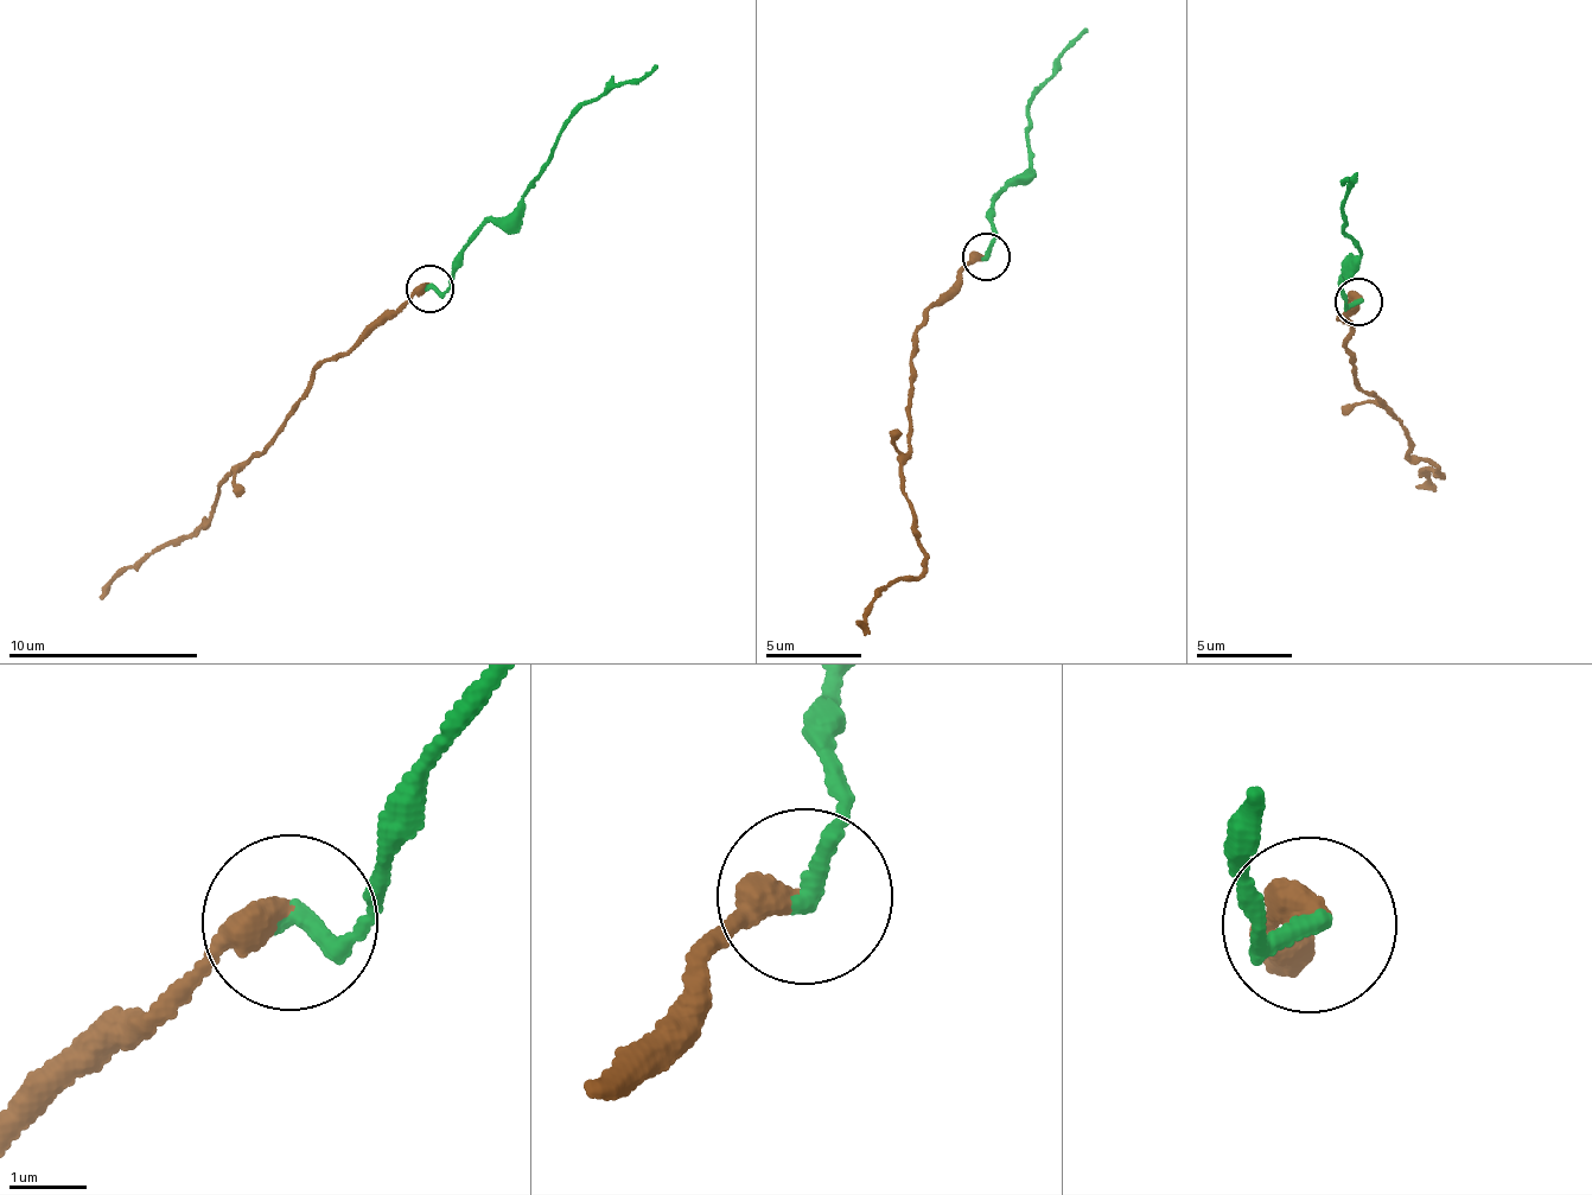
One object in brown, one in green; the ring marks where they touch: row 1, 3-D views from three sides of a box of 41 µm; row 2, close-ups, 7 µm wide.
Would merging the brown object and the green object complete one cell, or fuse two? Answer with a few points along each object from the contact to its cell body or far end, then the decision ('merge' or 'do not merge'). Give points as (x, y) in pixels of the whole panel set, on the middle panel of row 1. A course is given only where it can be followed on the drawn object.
brown via (984, 255), (927, 309), (915, 347), (900, 470), (925, 552), (918, 576), (883, 588), (855, 620) | green via (984, 255), (998, 230), (986, 213), (1031, 165), (1025, 107), (1039, 93), (1067, 45), (1087, 29) | do not merge

